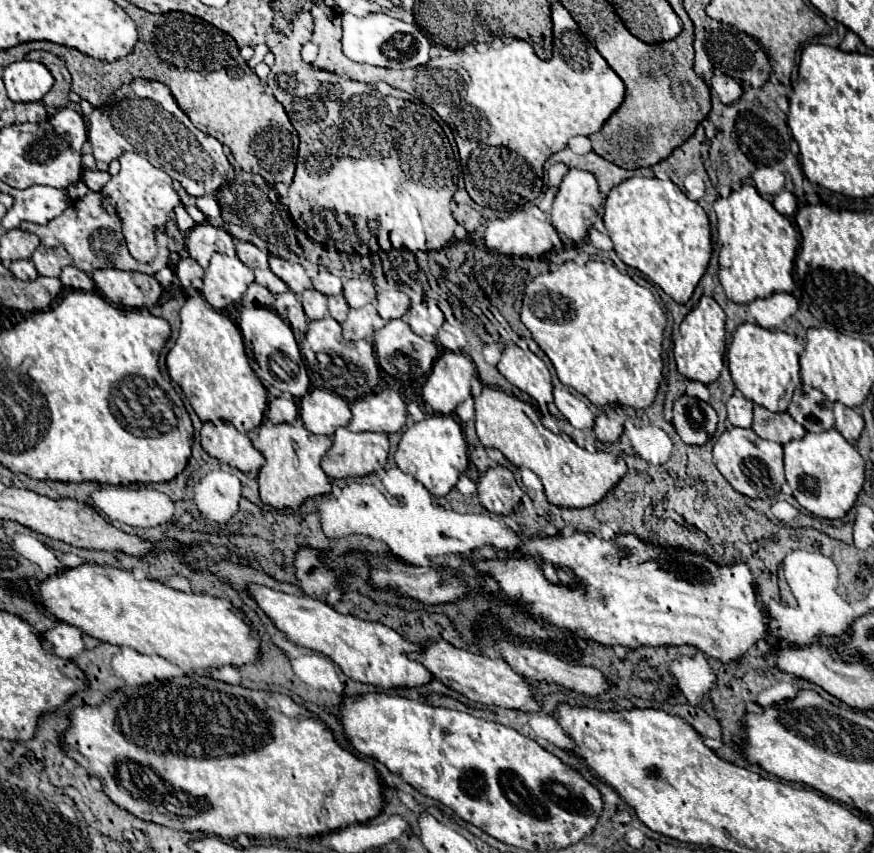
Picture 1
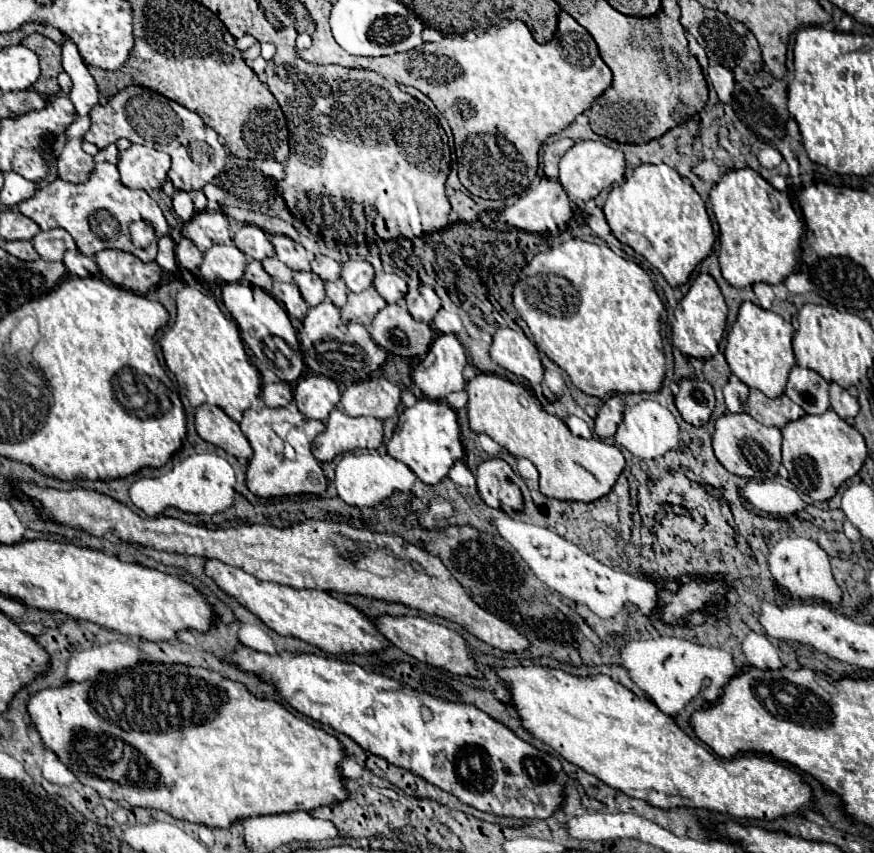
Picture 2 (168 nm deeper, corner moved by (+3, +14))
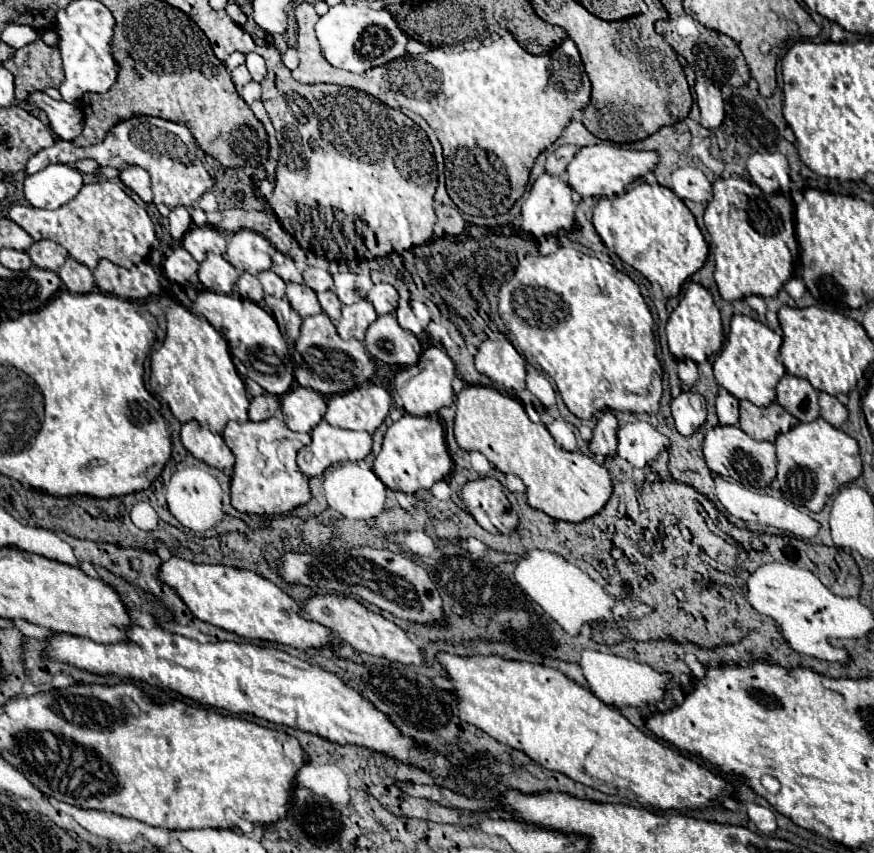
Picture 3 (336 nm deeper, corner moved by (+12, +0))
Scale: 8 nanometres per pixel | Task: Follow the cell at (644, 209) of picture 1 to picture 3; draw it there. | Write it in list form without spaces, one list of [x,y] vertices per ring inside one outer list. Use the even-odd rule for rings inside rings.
[[[640,184],[616,200],[600,198],[592,224],[608,250],[642,272],[652,284],[660,284],[664,296],[679,296],[688,278],[698,272],[708,256],[708,244],[692,212],[666,186]]]

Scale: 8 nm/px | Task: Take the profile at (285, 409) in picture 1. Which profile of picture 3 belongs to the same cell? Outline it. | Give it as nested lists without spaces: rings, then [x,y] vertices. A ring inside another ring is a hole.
[[[262,394],[250,400],[250,408],[248,408],[248,416],[254,422],[262,422],[272,418],[280,408],[280,398],[272,396],[272,394]]]

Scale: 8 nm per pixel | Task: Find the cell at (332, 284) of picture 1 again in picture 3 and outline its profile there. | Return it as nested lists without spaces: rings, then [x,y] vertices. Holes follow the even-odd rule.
[[[306,268],[304,270],[304,282],[314,290],[314,292],[324,292],[324,290],[332,290],[332,276],[328,274],[328,270],[322,268]]]

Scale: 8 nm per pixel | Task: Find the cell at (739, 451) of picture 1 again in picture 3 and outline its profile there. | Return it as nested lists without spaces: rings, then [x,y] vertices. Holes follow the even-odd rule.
[[[716,426],[706,434],[704,458],[712,472],[750,488],[766,488],[776,478],[776,452],[772,442],[758,442],[738,426]]]

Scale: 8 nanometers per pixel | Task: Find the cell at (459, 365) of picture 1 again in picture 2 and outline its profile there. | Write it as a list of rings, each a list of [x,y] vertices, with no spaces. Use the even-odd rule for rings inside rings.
[[[441,334],[415,368],[413,380],[427,398],[443,400],[447,394],[465,388],[461,376],[465,364],[467,354],[461,342],[453,334]]]

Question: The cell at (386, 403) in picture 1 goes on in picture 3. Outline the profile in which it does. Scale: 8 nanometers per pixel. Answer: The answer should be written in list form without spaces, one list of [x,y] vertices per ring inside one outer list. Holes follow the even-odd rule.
[[[365,382],[344,394],[334,394],[328,400],[324,420],[336,428],[364,430],[372,434],[388,416],[392,406],[390,394],[382,386]]]

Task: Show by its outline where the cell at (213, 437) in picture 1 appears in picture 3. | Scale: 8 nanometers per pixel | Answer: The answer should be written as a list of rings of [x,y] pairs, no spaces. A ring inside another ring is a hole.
[[[196,420],[182,424],[180,438],[184,448],[198,460],[206,462],[214,468],[232,468],[234,466],[234,454],[224,444],[220,434],[212,434],[206,426],[198,424]]]

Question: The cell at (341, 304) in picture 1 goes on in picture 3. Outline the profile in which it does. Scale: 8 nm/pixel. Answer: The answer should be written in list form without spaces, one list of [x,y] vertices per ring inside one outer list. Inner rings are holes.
[[[326,290],[326,292],[318,292],[318,300],[320,300],[322,310],[324,310],[324,312],[330,316],[330,320],[336,324],[338,318],[340,318],[340,308],[342,308],[338,296],[336,296],[334,292]]]

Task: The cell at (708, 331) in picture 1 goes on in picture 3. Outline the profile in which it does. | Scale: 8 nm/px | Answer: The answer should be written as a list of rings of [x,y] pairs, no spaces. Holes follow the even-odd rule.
[[[690,282],[686,286],[680,304],[666,322],[666,336],[668,336],[668,348],[676,358],[690,358],[698,364],[706,362],[708,356],[716,354],[722,348],[724,330],[720,322],[720,312],[712,300],[712,294],[704,286],[696,282]]]

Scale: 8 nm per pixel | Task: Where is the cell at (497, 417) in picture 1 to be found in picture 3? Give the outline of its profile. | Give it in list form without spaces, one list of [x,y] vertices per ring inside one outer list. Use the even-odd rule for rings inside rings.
[[[465,385],[456,398],[454,436],[462,450],[482,452],[494,468],[516,474],[526,484],[528,504],[556,520],[582,522],[596,516],[612,494],[610,474],[582,452],[566,452],[550,436],[544,424],[534,424],[522,403],[494,388]]]

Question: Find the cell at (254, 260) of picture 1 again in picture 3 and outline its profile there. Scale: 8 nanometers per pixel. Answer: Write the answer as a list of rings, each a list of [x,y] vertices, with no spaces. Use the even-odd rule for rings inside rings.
[[[238,230],[230,236],[228,240],[228,260],[234,264],[234,268],[258,274],[264,270],[270,270],[272,260],[270,260],[270,242],[254,232],[254,230]]]

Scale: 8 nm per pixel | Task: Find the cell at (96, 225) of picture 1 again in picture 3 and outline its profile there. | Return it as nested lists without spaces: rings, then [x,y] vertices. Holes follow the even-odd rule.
[[[96,182],[82,186],[74,200],[58,210],[42,210],[34,206],[12,206],[10,220],[24,228],[34,240],[54,240],[80,264],[94,270],[102,258],[130,268],[146,260],[156,242],[154,226],[142,206],[138,206],[116,182]]]

